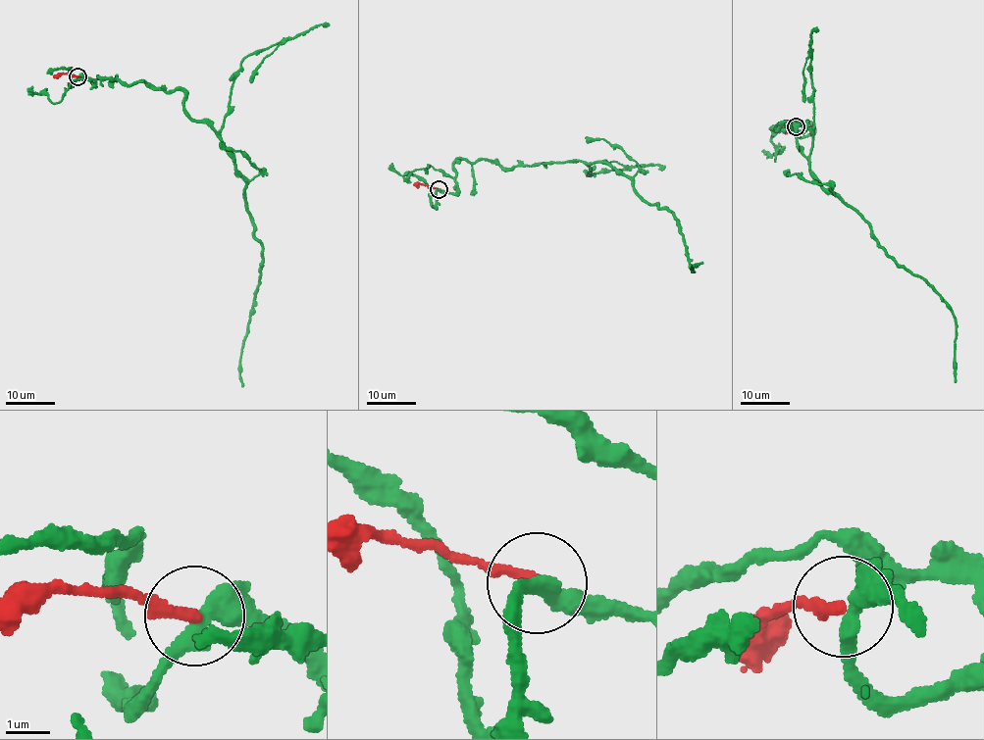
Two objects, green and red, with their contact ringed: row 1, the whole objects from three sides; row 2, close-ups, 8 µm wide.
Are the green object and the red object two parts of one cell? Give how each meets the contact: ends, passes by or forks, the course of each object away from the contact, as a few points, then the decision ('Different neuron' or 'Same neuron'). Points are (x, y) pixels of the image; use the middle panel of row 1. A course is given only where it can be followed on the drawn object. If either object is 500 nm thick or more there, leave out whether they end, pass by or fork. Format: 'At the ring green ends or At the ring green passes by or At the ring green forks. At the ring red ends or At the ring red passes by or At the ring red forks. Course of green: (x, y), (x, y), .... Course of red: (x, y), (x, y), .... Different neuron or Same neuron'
At the ring green passes by. At the ring red ends. Course of green: (439, 190), (455, 192), (458, 160), (507, 169), (603, 161), (672, 213), (692, 271), (702, 263). Course of red: (439, 189), (414, 182). Different neuron

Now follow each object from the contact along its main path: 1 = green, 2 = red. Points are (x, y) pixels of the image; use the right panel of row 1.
1: (797, 126), (802, 130), (771, 127), (795, 123), (811, 176), (953, 313), (956, 382)
2: (796, 126), (786, 129), (784, 133)

